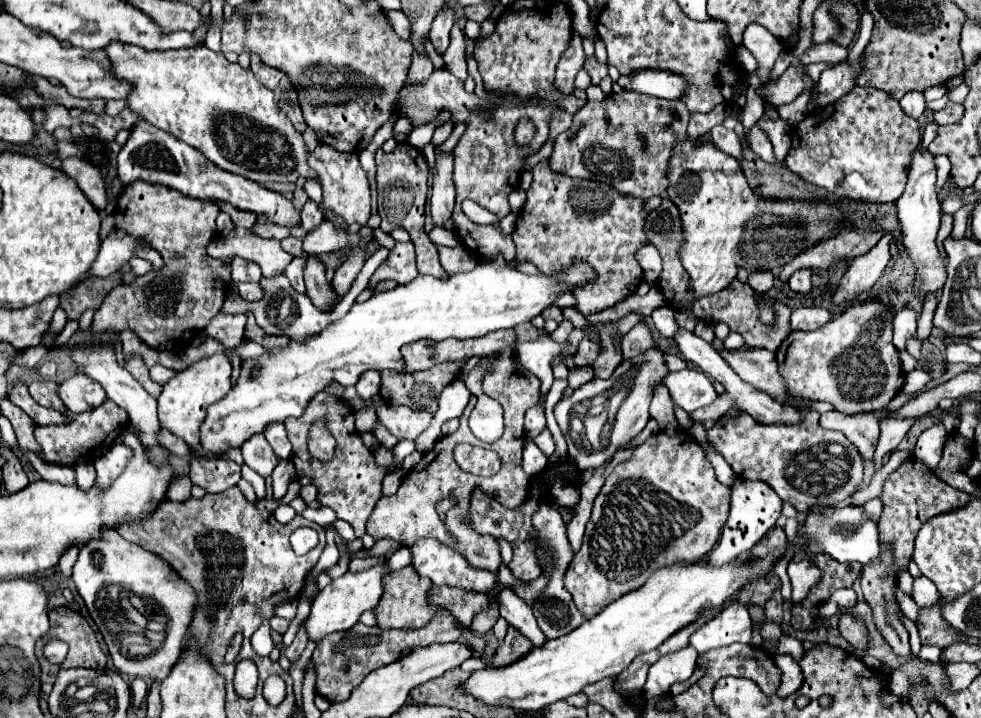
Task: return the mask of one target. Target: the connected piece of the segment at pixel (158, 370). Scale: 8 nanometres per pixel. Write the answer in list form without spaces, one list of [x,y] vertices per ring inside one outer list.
[[[154,365],[154,367],[150,369],[150,377],[152,377],[156,383],[160,383],[160,385],[164,385],[172,375],[176,375],[176,371],[162,367],[162,365]]]

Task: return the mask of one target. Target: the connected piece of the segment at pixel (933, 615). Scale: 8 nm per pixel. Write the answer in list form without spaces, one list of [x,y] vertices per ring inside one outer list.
[[[940,607],[932,609],[920,609],[920,619],[918,619],[918,629],[920,629],[920,641],[922,645],[938,645],[938,647],[948,647],[954,641],[954,629],[940,617]]]

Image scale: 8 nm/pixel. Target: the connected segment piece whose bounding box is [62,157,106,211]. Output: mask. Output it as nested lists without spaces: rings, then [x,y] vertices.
[[[80,157],[64,159],[62,161],[62,171],[76,181],[80,191],[84,191],[88,201],[98,211],[106,209],[106,193],[102,189],[102,177],[100,177],[100,171],[94,165],[90,165],[90,161],[84,161]]]

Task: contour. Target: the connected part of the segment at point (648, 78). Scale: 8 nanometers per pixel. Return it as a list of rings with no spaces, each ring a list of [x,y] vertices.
[[[636,71],[632,77],[620,77],[618,83],[624,89],[664,99],[678,99],[686,91],[686,81],[666,71]]]

